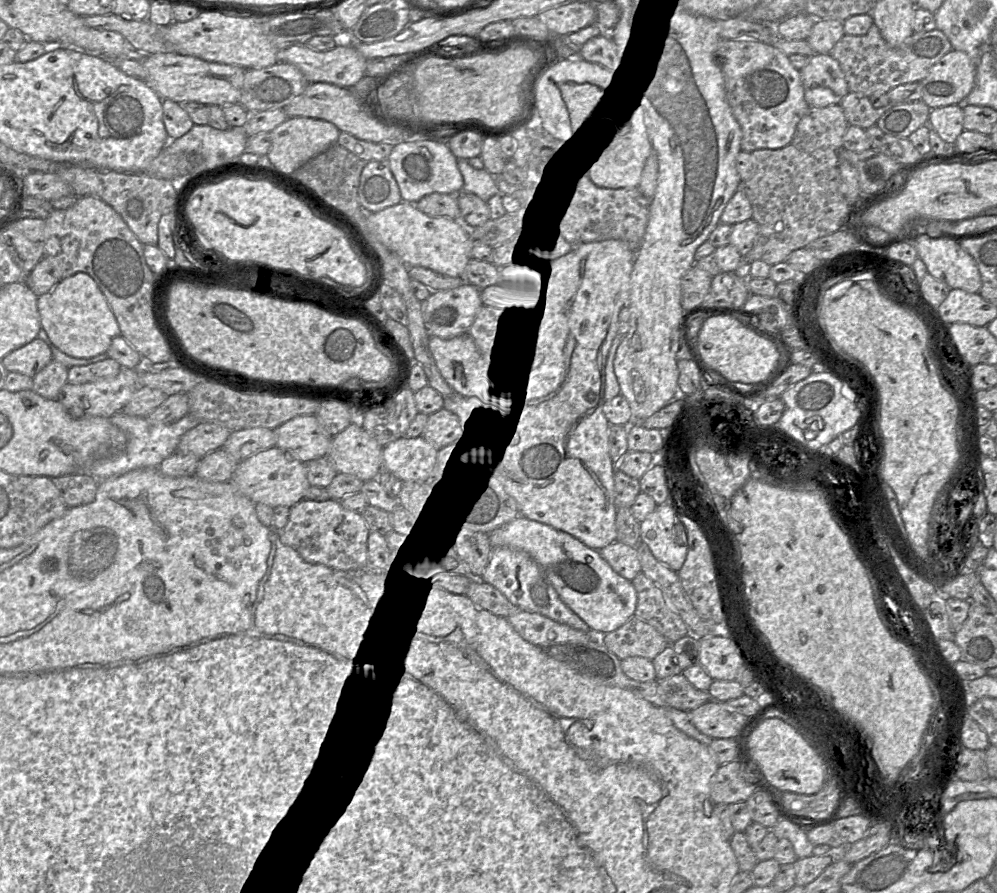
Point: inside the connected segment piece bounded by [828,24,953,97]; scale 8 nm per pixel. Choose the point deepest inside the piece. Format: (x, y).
(870, 65)

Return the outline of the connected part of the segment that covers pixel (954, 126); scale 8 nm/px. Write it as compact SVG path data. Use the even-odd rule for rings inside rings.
M958 104L947 105L943 107L933 108L930 110L929 119L926 124L930 129L934 129L942 140L947 143L954 144L958 136L964 131L963 128L963 109Z

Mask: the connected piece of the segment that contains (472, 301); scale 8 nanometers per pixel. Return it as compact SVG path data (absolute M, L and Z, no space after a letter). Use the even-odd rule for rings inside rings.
M467 282L454 289L433 291L422 303L429 337L443 339L468 333L483 305L481 289Z

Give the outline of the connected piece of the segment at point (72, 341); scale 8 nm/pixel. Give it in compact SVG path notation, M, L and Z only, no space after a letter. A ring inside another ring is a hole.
M77 272L59 281L52 290L38 296L41 328L52 343L65 354L75 358L91 358L105 353L113 338L120 335L119 325L109 304L86 273Z

